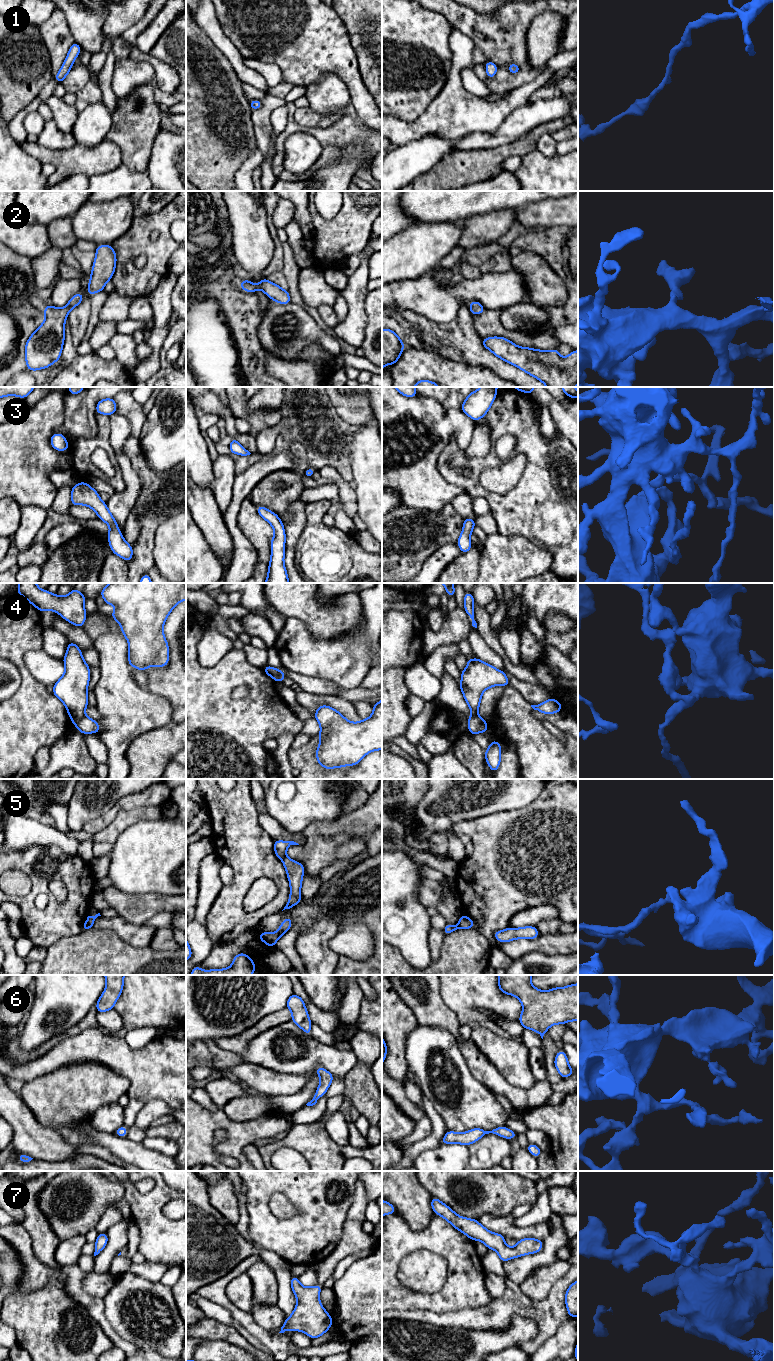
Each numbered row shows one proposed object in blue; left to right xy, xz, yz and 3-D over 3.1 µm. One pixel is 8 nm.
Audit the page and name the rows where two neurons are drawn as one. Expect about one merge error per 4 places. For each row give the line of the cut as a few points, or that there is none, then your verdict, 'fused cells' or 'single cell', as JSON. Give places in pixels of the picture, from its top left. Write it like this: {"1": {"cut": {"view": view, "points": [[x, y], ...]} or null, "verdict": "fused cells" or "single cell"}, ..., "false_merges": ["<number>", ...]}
{"1": {"cut": null, "verdict": "single cell"}, "2": {"cut": null, "verdict": "single cell"}, "3": {"cut": null, "verdict": "single cell"}, "4": {"cut": null, "verdict": "single cell"}, "5": {"cut": {"view": "xz", "points": [[286, 856], [281, 859]]}, "verdict": "fused cells"}, "6": {"cut": null, "verdict": "single cell"}, "7": {"cut": null, "verdict": "single cell"}, "false_merges": ["5"]}

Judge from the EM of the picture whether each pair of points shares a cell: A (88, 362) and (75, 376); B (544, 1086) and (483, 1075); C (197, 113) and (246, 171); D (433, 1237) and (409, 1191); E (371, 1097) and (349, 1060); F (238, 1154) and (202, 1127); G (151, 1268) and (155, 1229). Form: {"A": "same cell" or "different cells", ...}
{"A": "same cell", "B": "same cell", "C": "different cells", "D": "different cells", "E": "different cells", "F": "same cell", "G": "different cells"}

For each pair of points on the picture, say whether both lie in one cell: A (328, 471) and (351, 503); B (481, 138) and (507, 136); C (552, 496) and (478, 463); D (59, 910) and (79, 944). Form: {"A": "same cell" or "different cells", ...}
{"A": "same cell", "B": "same cell", "C": "same cell", "D": "different cells"}

